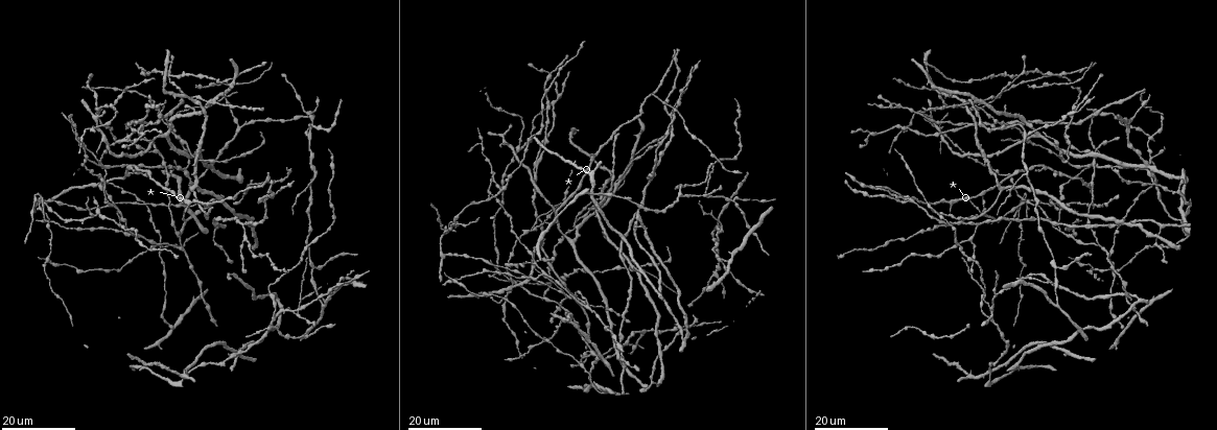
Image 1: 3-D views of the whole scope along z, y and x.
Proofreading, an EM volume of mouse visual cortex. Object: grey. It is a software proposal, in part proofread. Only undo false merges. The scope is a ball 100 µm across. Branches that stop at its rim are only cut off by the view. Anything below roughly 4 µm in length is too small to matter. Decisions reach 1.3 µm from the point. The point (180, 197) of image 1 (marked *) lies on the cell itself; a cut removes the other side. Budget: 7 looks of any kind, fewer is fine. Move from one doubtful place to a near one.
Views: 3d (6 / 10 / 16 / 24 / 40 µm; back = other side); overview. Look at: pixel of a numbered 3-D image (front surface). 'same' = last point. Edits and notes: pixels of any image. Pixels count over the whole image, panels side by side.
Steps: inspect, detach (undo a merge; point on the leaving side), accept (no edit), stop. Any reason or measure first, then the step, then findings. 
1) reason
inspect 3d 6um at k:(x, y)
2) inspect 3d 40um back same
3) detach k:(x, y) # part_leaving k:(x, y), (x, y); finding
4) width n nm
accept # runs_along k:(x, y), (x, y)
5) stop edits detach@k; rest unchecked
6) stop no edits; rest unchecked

branch point
inspect 3d 16um at 1:(507, 279)

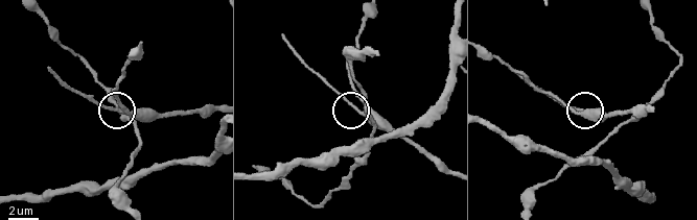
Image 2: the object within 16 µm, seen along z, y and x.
inspect 3d 6um at 2:(118, 110)

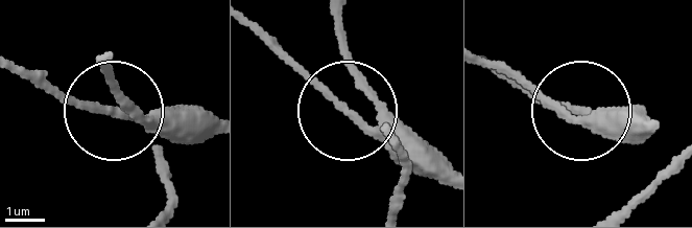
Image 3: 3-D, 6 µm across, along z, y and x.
inspect 3d 6um back at 3:(575, 111)

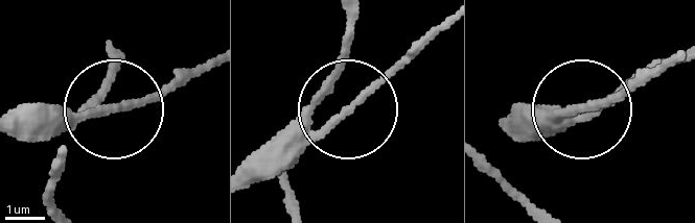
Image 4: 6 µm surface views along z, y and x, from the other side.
arms 3
accept # all the same cell

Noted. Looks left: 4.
three arms meet
inspect 3d 16um at 1:(206, 100)

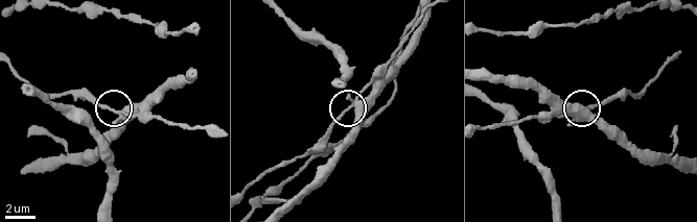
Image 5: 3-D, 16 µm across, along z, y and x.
closer look
inspect 3d 10um at 5:(113, 111)

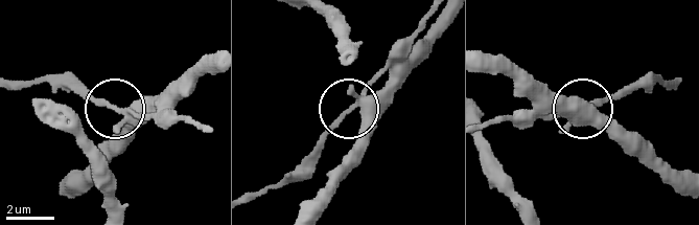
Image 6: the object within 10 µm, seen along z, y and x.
inspect 3d 10um back at 6:(351, 106)

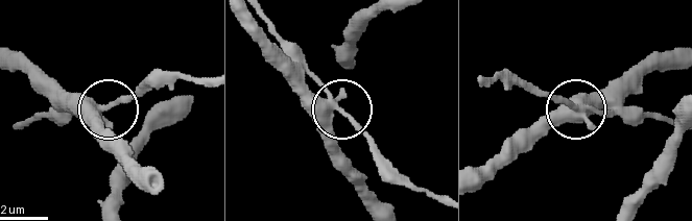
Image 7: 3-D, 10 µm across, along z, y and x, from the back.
side_arm 27 um
accept # runs_along 7:(386, 209), (336, 143), (333, 125), (338, 101), (287, 49); all the same cell

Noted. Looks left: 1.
stop no edits; rest unchecked

